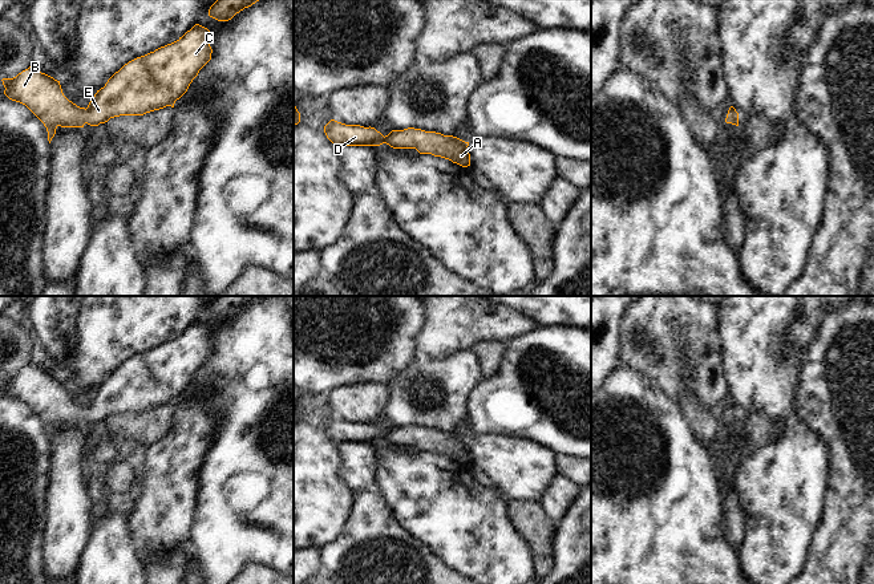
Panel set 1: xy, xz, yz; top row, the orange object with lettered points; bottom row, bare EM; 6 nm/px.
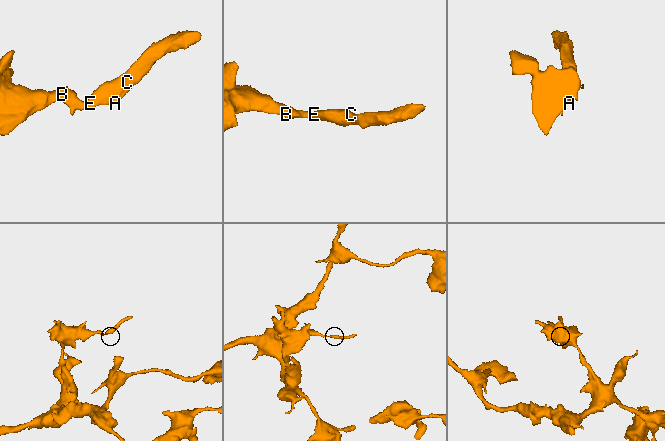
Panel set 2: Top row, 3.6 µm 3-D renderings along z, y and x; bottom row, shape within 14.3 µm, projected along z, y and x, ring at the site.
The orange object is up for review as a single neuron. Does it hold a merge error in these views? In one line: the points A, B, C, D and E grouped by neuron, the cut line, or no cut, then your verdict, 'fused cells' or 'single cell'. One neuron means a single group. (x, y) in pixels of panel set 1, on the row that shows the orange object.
groups A B C D E; cut none; single cell

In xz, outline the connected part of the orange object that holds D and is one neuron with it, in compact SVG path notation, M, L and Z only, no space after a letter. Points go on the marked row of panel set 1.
M331 119L324 126L327 138L335 146L380 146L389 145L393 149L416 149L420 154L432 154L452 161L462 167L470 166L469 142L453 135L436 131L408 127L392 130L383 135L375 127L345 125Z

